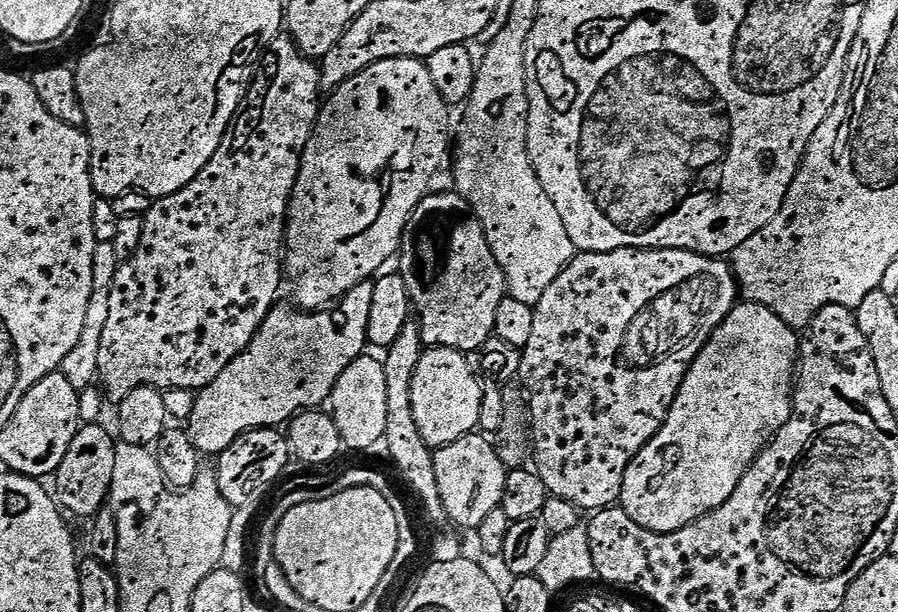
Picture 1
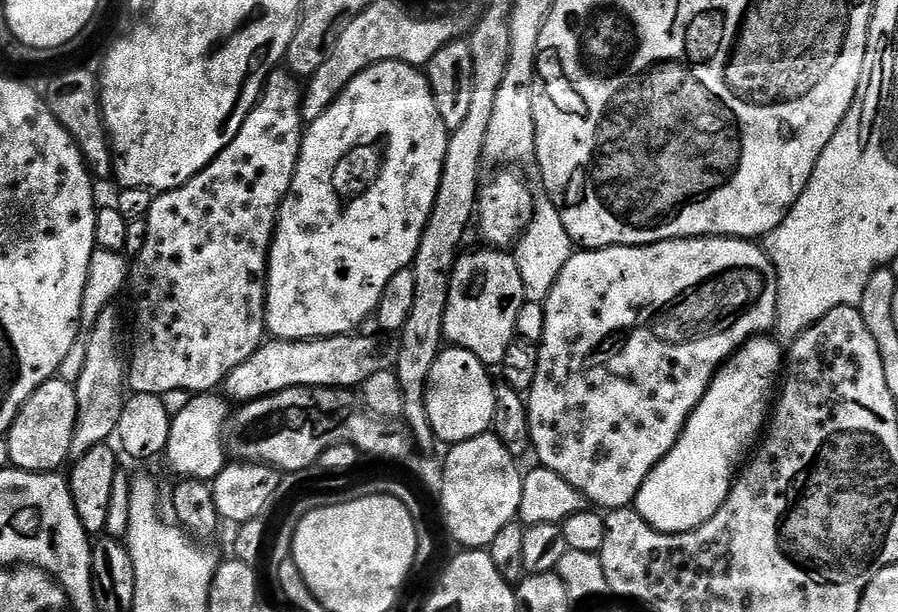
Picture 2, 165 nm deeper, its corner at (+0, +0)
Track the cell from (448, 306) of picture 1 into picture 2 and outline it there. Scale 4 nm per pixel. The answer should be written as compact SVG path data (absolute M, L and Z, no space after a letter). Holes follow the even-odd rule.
M491 246L481 249L481 252L465 251L452 267L443 339L449 345L470 350L470 354L477 356L483 364L498 366L506 358L506 350L512 345L512 341L517 339L518 310L524 304L526 293L522 286L522 274L518 274L516 258L511 251L497 250Z

